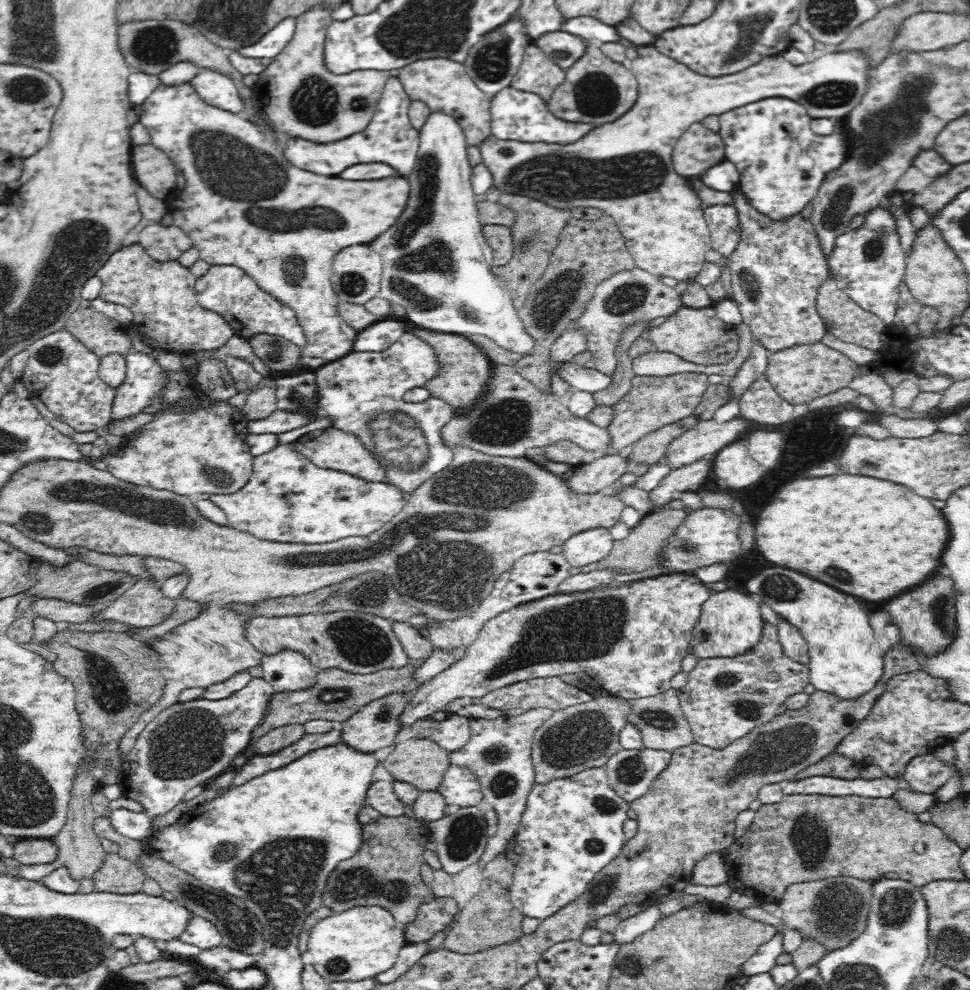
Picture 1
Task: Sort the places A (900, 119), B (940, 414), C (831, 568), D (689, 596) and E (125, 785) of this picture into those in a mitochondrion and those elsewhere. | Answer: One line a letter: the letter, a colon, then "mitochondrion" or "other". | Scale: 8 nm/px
A: mitochondrion
B: other
C: mitochondrion
D: other
E: other

